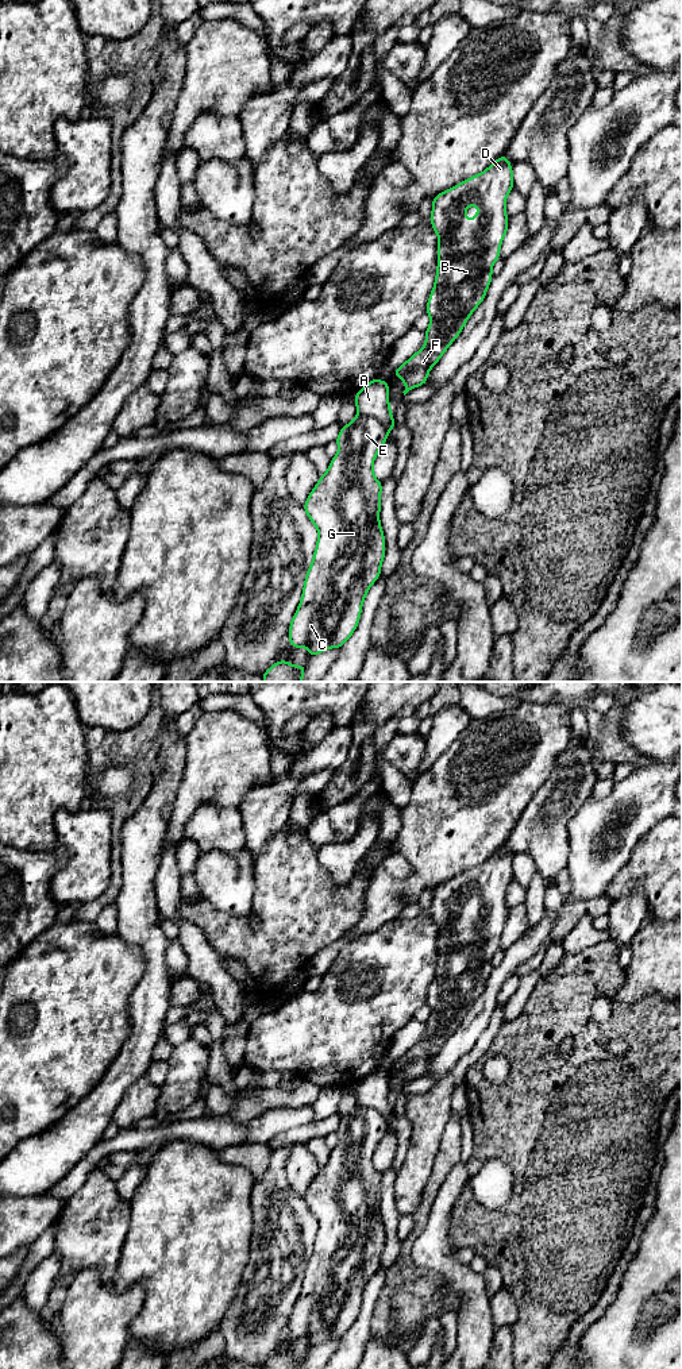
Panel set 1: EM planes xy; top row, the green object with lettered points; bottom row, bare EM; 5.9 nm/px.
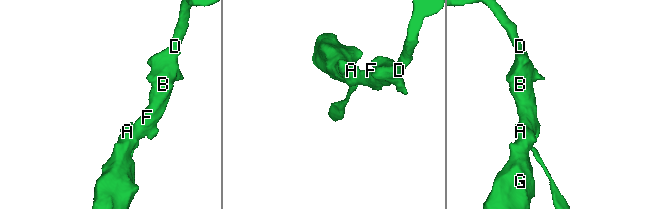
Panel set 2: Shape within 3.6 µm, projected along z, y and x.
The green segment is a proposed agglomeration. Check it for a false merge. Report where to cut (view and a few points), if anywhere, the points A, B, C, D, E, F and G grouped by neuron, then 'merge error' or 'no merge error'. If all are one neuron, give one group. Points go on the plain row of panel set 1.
cut xy (359, 1103), (376, 1109), (388, 1121); groups A / B C D E F G; merge error

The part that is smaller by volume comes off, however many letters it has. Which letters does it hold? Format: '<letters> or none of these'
A

